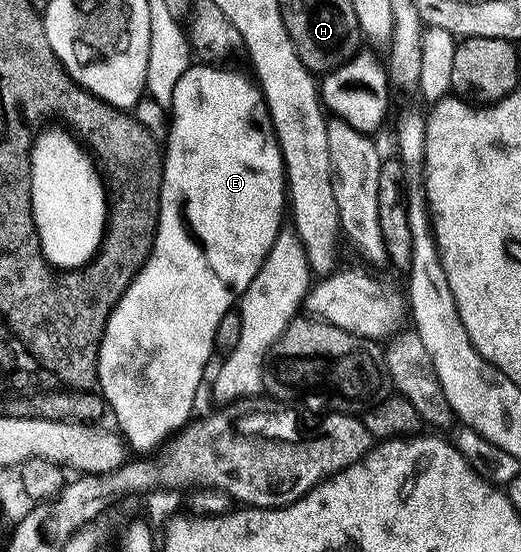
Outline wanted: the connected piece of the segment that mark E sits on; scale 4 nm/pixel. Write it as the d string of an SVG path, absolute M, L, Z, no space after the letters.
M194 65L178 81L178 89L174 89L174 101L170 108L172 114L172 132L166 139L164 155L164 184L161 191L161 215L158 225L158 237L148 259L148 264L140 270L130 289L122 297L122 301L114 309L110 321L104 330L104 340L100 343L100 360L98 361L98 391L105 404L116 414L116 423L126 440L127 446L136 453L155 453L165 446L177 433L193 422L192 410L196 407L196 398L200 395L200 386L204 383L204 374L208 371L208 362L216 351L216 334L228 314L250 289L254 277L262 269L270 249L274 249L274 241L281 233L282 224L286 219L286 208L290 196L286 186L284 155L280 151L280 141L272 126L272 117L268 113L268 102L264 93L251 78L239 75L236 71L227 71L224 65Z

